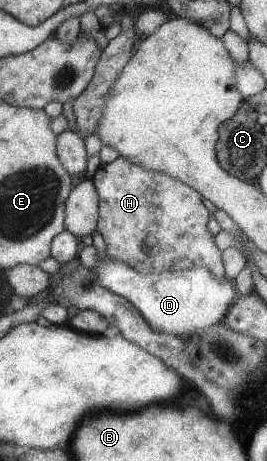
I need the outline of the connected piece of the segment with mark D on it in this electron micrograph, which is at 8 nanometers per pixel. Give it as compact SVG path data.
M100 231L92 233L91 236L92 245L97 249L97 265L90 269L92 283L97 283L128 299L147 320L153 331L181 337L207 329L226 319L228 309L235 299L235 287L229 278L219 279L205 267L143 275L125 265L123 261L107 257L107 244Z

